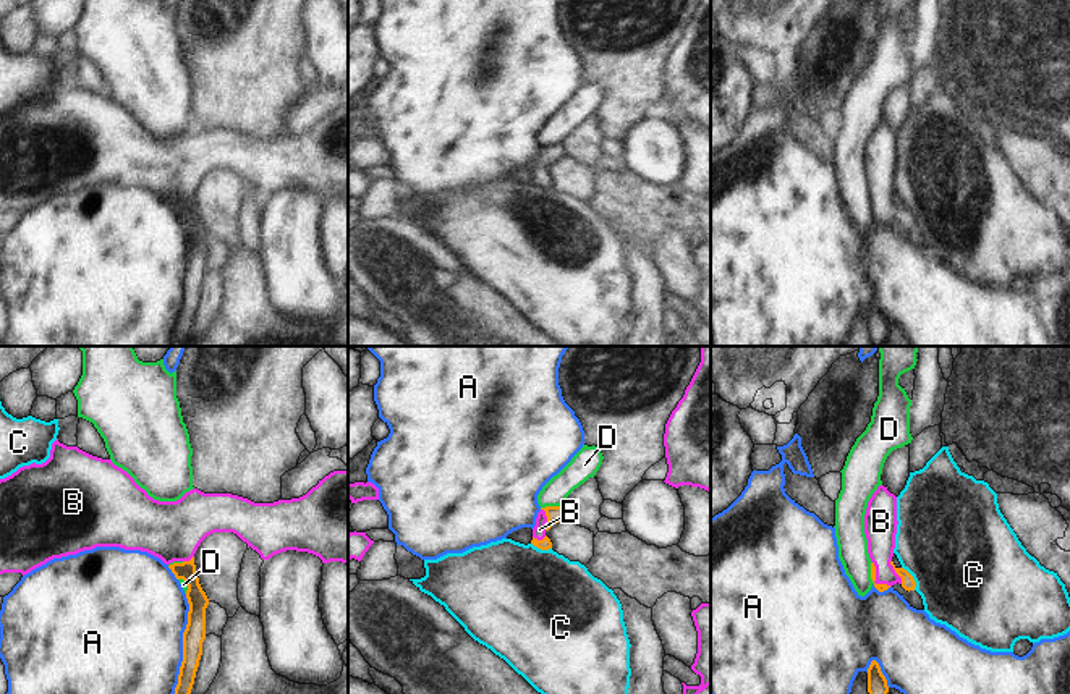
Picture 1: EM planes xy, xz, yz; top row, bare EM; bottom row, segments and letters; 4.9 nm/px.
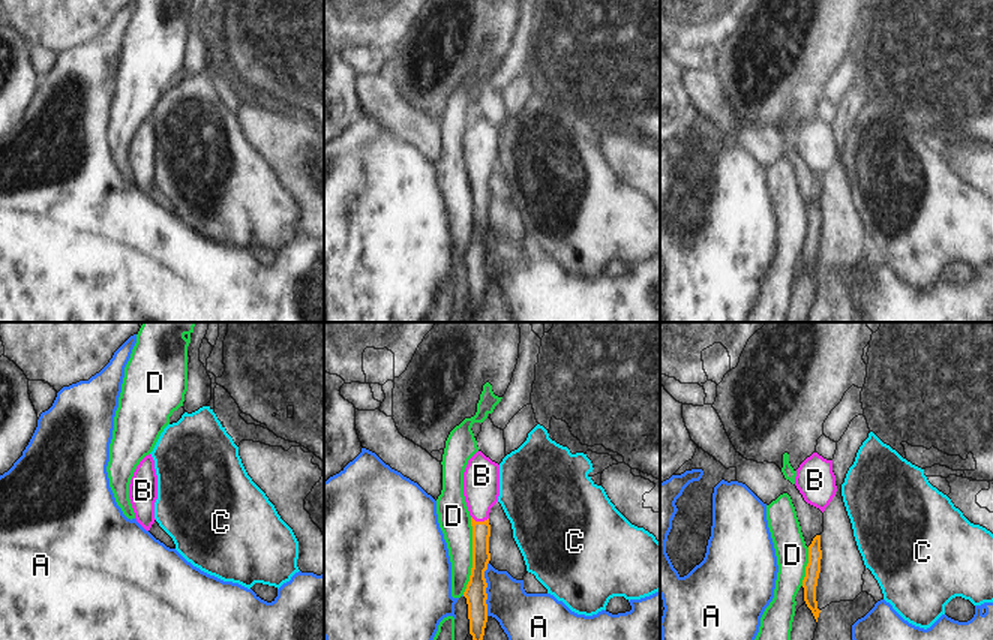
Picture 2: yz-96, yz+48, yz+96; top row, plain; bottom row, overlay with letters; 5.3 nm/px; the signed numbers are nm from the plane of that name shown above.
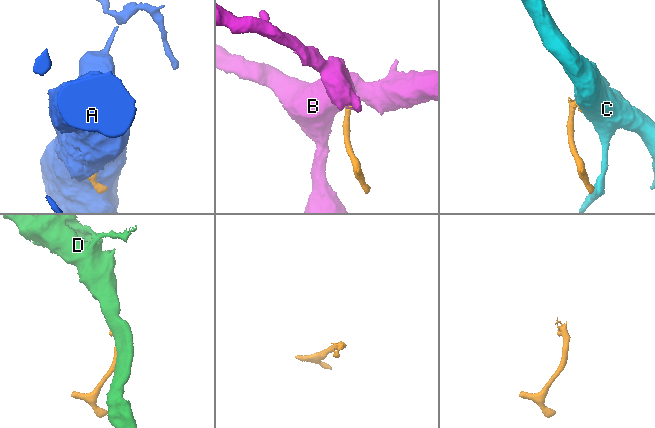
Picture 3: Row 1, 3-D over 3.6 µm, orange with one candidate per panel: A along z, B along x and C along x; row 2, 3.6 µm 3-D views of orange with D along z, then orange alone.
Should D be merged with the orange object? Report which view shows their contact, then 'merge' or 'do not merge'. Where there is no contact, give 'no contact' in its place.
contact in yz; do not merge

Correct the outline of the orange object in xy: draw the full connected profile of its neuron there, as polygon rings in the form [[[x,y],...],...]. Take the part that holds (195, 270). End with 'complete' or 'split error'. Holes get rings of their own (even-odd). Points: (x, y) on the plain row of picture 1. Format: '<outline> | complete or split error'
[[[52,81],[50,95],[42,102],[19,105],[11,113],[0,116],[0,212],[21,210],[23,214],[45,202],[53,196],[76,193],[96,184],[120,184],[125,188],[141,188],[160,196],[188,223],[189,241],[188,262],[183,270],[183,299],[178,322],[175,325],[170,346],[186,343],[194,322],[196,309],[202,293],[206,277],[206,246],[209,236],[196,212],[194,191],[201,180],[214,170],[233,170],[256,188],[262,197],[269,197],[287,188],[308,189],[322,201],[342,199],[348,202],[348,108],[333,108],[325,113],[306,133],[274,141],[254,141],[231,131],[204,131],[197,126],[186,129],[176,139],[159,139],[147,133],[134,116],[115,104],[112,97],[92,94],[78,84]]] | split error

